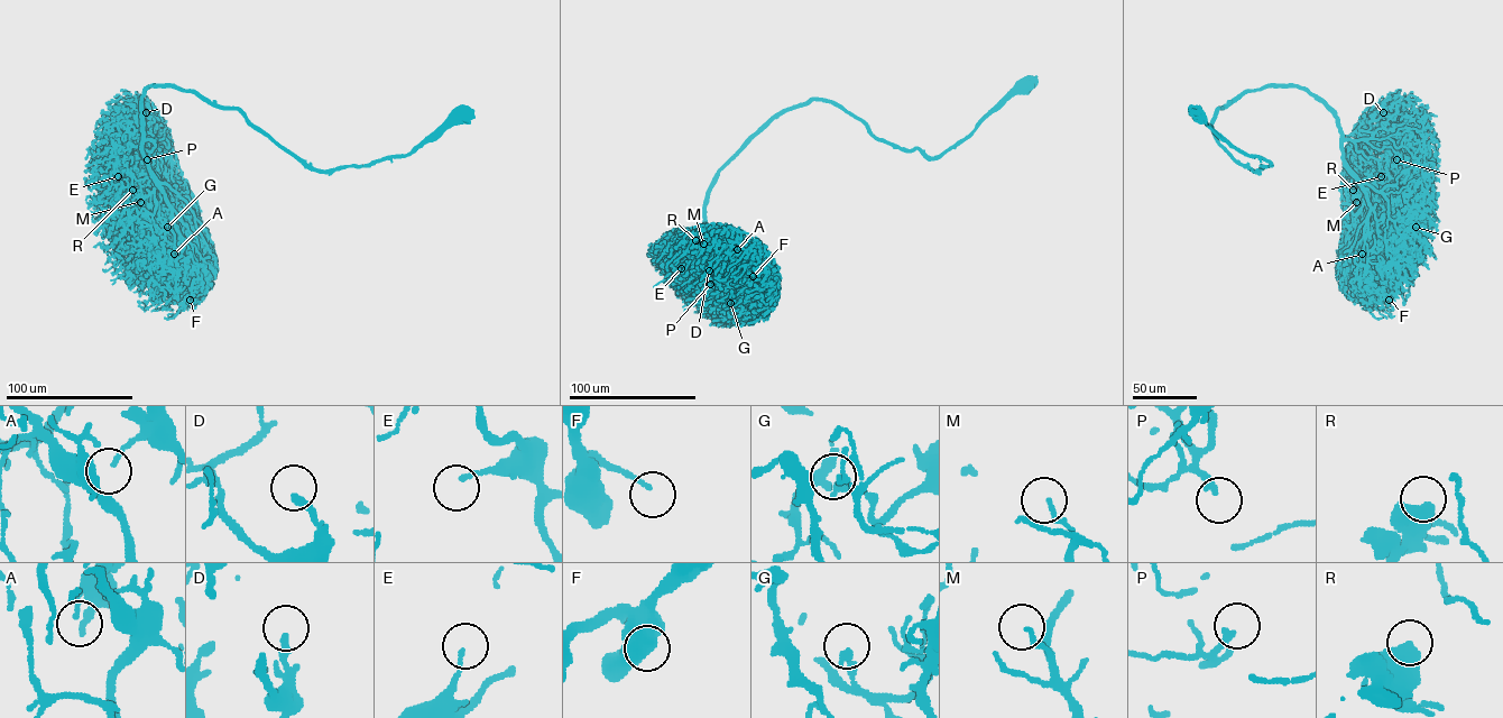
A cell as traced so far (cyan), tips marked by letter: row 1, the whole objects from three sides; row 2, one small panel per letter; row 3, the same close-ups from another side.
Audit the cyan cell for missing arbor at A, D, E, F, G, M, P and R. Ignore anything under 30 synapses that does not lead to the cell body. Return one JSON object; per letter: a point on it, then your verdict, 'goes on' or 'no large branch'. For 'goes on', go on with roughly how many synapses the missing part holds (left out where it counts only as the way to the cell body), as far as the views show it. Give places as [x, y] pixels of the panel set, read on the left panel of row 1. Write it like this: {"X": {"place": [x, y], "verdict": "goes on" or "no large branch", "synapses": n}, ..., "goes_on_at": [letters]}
{"A": {"place": [174, 254], "verdict": "no large branch"}, "D": {"place": [146, 112], "verdict": "no large branch"}, "E": {"place": [118, 176], "verdict": "no large branch"}, "F": {"place": [190, 300], "verdict": "no large branch"}, "G": {"place": [167, 227], "verdict": "no large branch"}, "M": {"place": [140, 202], "verdict": "no large branch"}, "P": {"place": [147, 159], "verdict": "goes on", "synapses": 40}, "R": {"place": [132, 190], "verdict": "no large branch"}, "goes_on_at": ["P"]}

